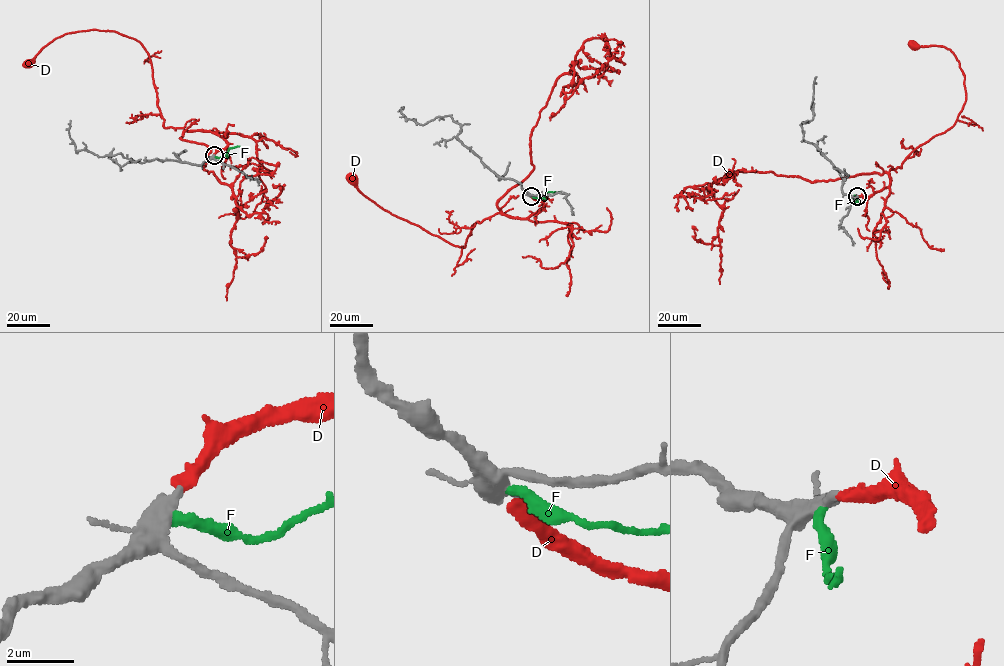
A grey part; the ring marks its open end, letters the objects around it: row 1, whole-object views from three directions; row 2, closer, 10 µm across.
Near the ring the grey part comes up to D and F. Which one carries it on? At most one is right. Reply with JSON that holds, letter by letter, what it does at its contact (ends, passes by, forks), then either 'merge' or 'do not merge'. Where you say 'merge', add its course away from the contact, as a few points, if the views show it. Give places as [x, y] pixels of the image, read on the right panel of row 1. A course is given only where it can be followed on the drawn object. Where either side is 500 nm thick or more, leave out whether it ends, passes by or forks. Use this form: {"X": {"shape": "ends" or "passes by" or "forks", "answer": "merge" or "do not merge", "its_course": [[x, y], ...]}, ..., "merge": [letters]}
{"D": {"shape": "ends", "answer": "merge", "its_course": [[857, 196], [887, 187], [890, 170], [944, 133], [962, 109], [965, 78], [953, 52], [914, 42]]}, "F": {"shape": "ends", "answer": "do not merge"}, "merge": ["D"]}

